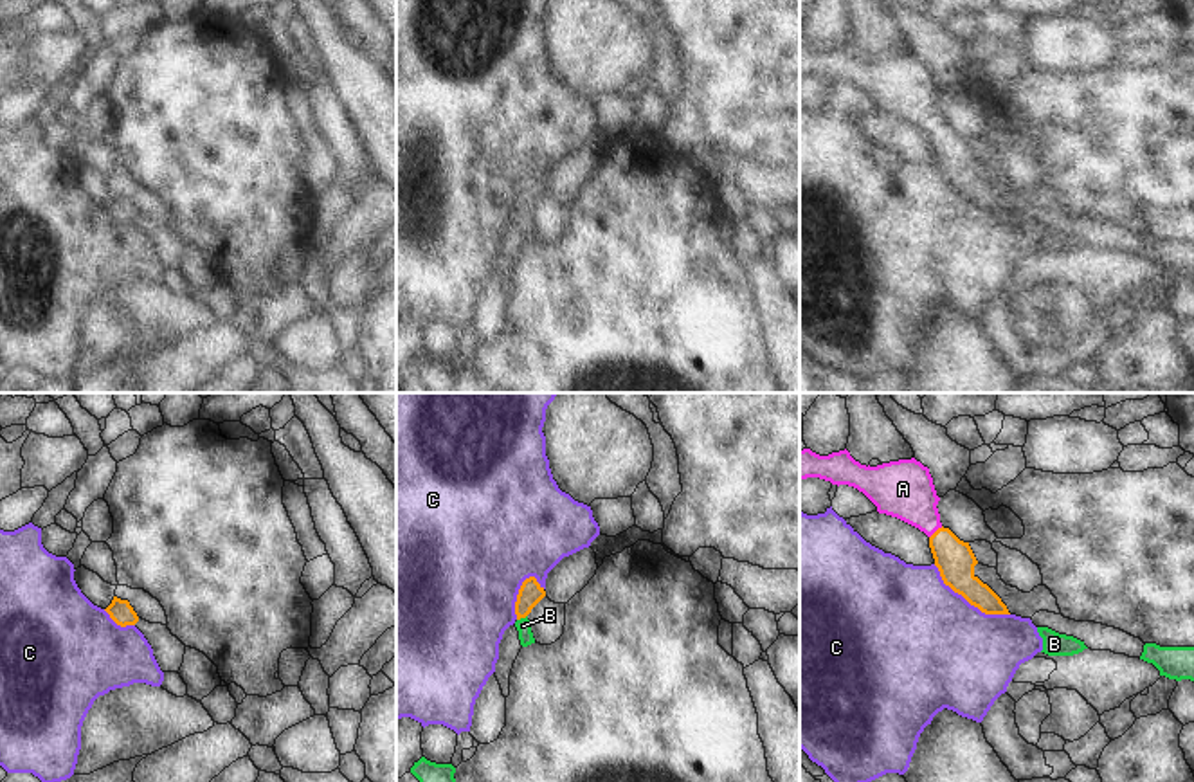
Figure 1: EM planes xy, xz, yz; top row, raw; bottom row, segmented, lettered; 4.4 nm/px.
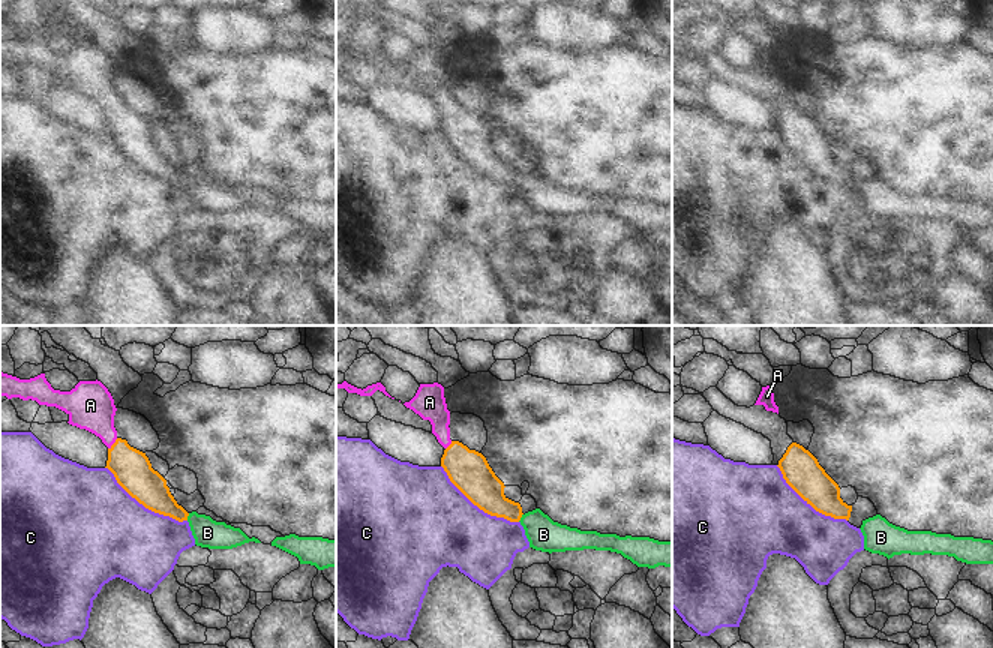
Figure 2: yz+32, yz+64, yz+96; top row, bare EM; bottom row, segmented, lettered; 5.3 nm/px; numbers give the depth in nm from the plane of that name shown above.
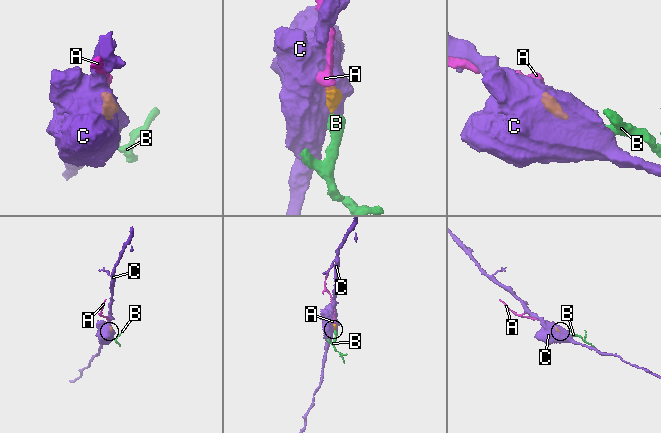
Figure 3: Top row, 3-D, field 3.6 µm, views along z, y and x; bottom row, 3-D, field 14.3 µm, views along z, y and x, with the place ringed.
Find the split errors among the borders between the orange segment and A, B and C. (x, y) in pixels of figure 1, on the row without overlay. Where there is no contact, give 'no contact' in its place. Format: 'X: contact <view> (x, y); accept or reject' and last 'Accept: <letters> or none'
A: contact yz (935, 128); accept
B: contact xz (521, 213); accept
C: contact yz (967, 197); reject
Accept: A, B

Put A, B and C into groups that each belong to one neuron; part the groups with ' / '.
A B / C

